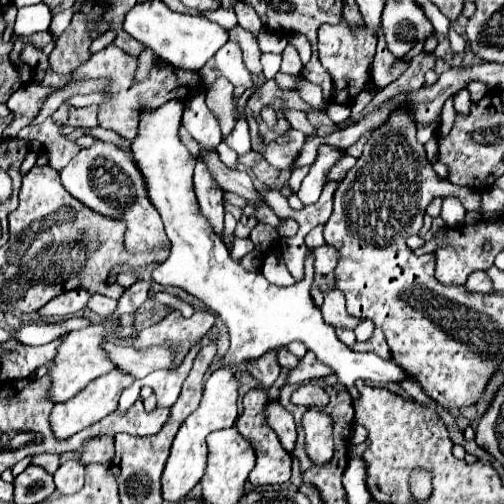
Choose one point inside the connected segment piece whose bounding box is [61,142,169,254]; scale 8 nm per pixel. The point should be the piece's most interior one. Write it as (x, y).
(103, 176)

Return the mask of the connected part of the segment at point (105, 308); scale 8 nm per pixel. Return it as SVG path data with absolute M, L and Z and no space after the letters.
M93 294L87 306L89 306L95 314L99 314L99 316L105 320L109 314L115 312L115 308L117 308L117 300L111 300L111 298L101 296L101 294Z

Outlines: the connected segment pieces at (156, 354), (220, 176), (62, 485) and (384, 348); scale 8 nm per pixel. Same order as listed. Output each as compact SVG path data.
M107 340L107 344L103 344L103 352L107 352L107 358L115 364L115 368L131 374L135 380L145 378L147 374L159 368L171 368L173 364L173 352L167 346L139 352L131 346L123 346L117 344L115 340Z
M205 152L201 154L213 174L213 178L217 180L217 184L227 190L227 192L235 192L239 196L243 196L245 200L249 200L249 204L253 206L261 206L261 200L259 200L259 192L253 188L251 184L251 178L247 176L247 172L237 172L237 170L231 170L227 168L225 164L221 164L217 152Z
M67 460L55 472L55 488L61 494L75 494L83 488L83 476L85 468L79 464L79 460Z
M378 327L375 328L373 336L371 336L367 342L355 342L355 344L351 346L351 350L355 350L355 352L372 352L383 359L391 357L383 330Z

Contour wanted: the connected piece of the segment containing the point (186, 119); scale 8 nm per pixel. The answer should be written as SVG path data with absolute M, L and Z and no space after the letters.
M203 92L193 100L187 100L187 106L183 112L183 126L203 150L215 150L223 140L219 122L213 116L213 112L207 108Z

